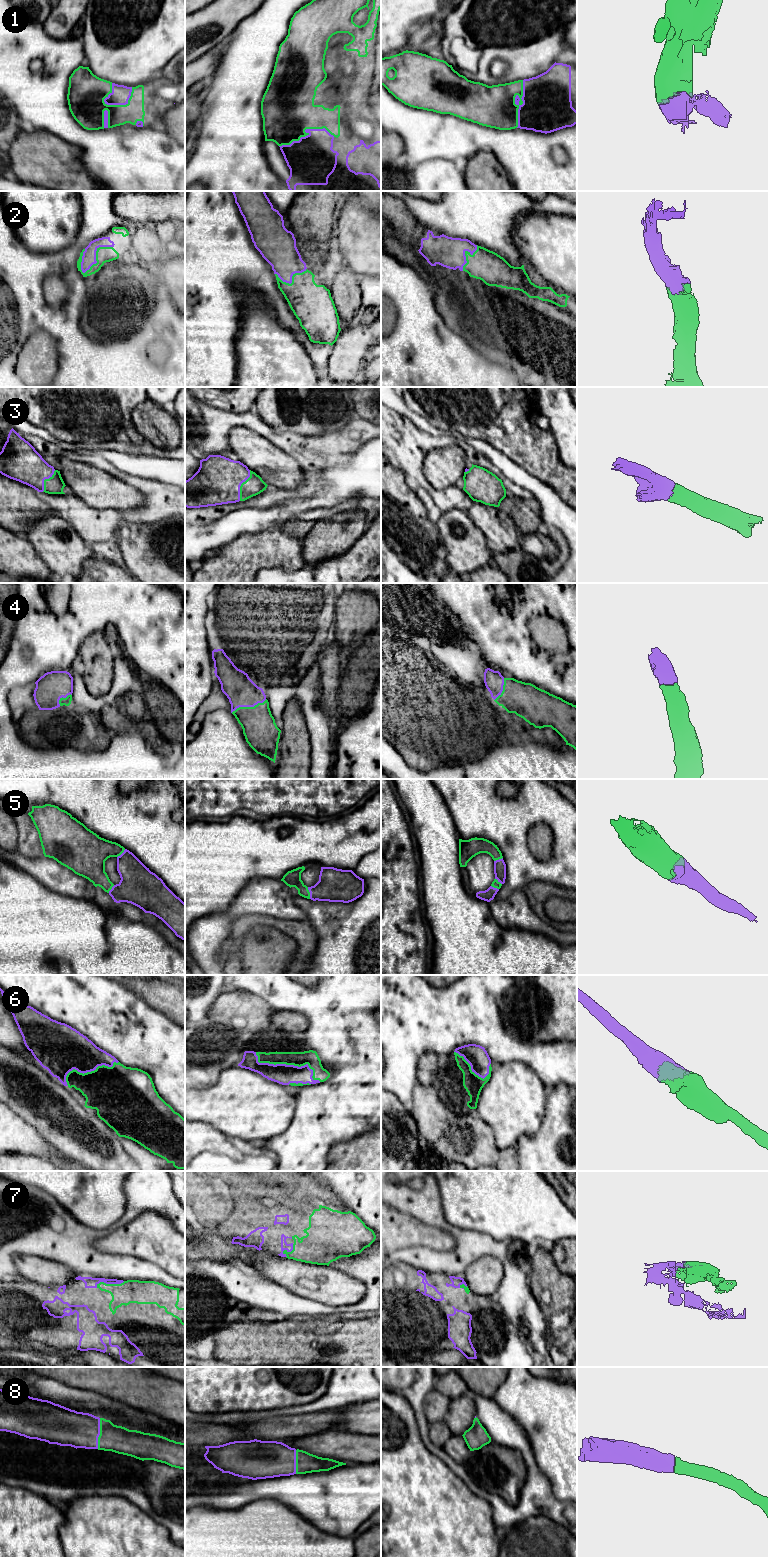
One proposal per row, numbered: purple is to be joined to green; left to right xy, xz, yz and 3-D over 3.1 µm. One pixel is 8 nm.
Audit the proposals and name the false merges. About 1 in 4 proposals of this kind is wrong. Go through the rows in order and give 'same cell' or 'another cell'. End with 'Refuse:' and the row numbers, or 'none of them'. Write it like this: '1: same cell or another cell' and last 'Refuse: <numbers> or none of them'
1: same cell
2: same cell
3: same cell
4: same cell
5: same cell
6: same cell
7: same cell
8: same cell
Refuse: none of them

